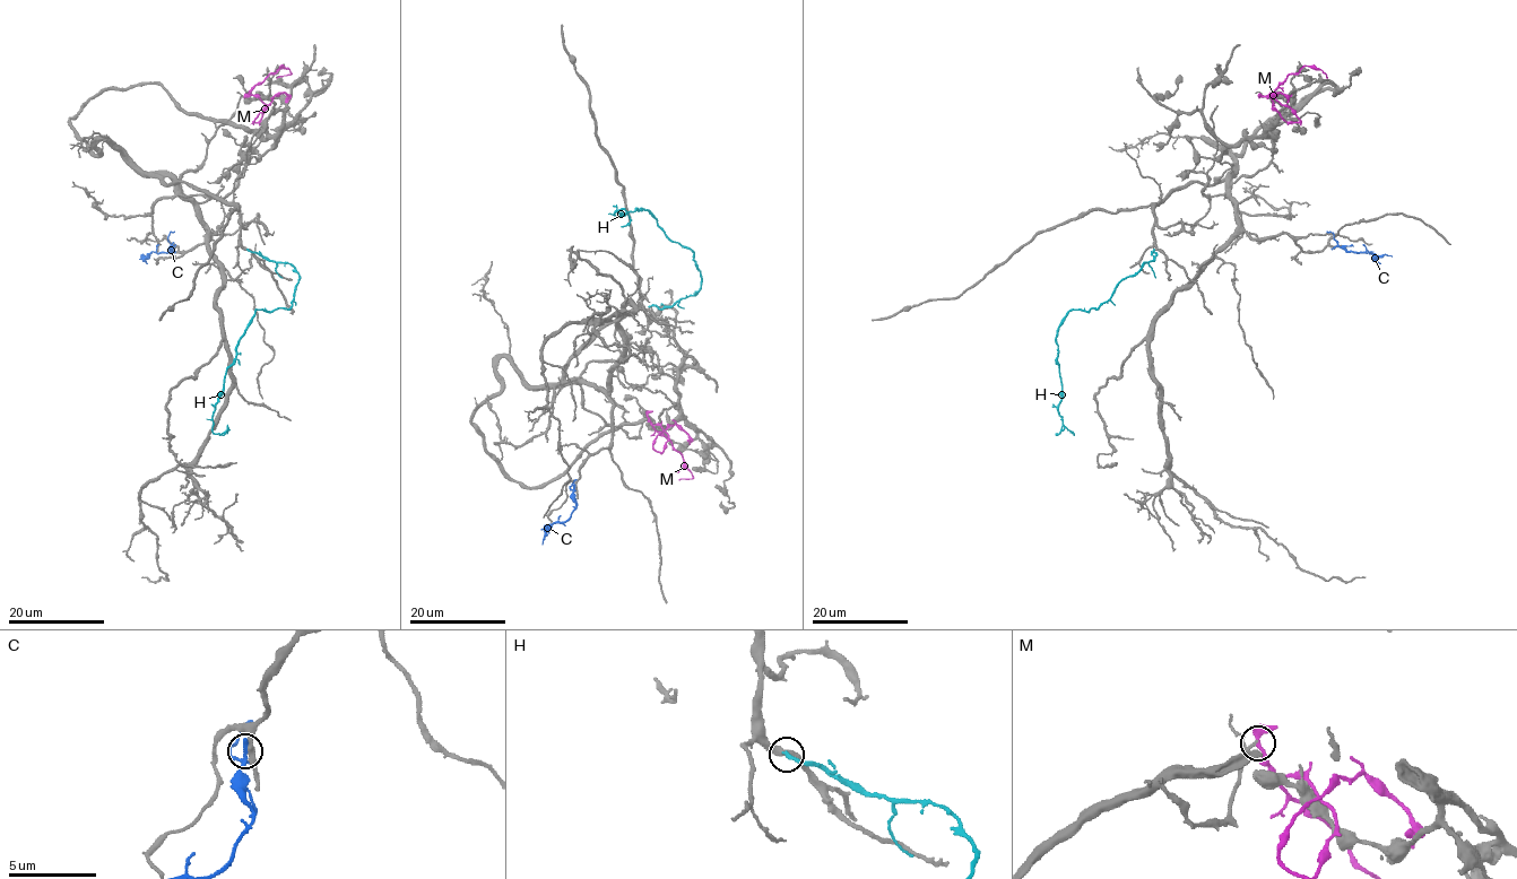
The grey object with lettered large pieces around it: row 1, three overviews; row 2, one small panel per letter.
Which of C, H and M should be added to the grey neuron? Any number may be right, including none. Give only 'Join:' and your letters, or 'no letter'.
Join: H

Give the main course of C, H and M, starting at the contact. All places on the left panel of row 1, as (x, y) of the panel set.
C: (172, 246), (174, 252), (153, 251), (146, 258), (140, 255)
H: (248, 250), (300, 280), (288, 309), (256, 310), (237, 340), (218, 435)
M: (245, 96), (256, 95), (266, 104), (261, 119), (251, 122), (278, 95), (285, 93), (286, 102)

